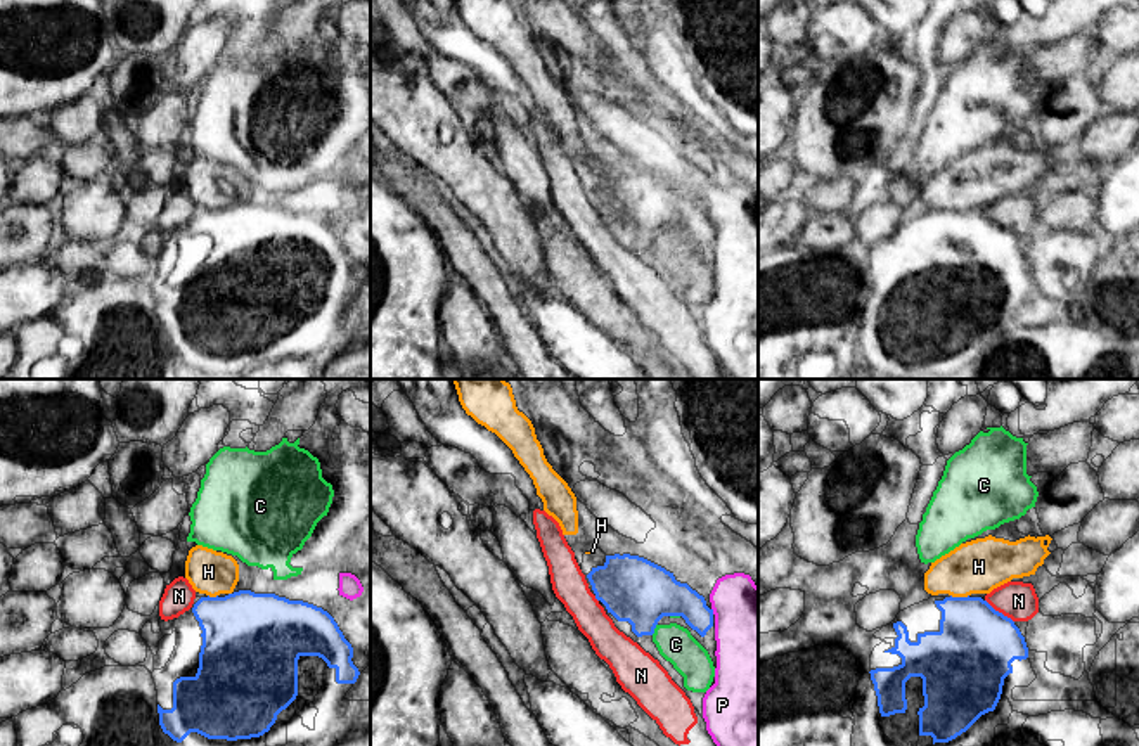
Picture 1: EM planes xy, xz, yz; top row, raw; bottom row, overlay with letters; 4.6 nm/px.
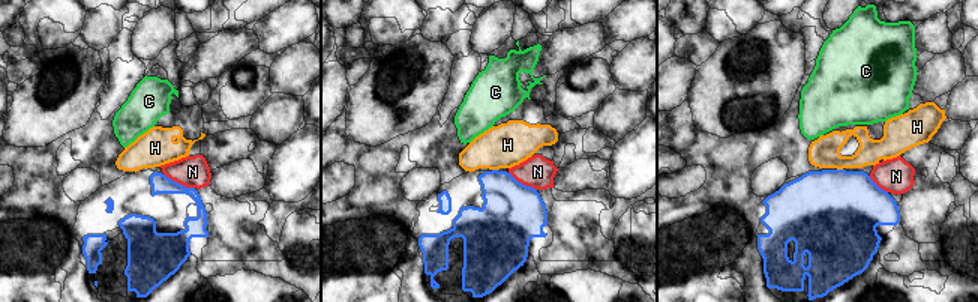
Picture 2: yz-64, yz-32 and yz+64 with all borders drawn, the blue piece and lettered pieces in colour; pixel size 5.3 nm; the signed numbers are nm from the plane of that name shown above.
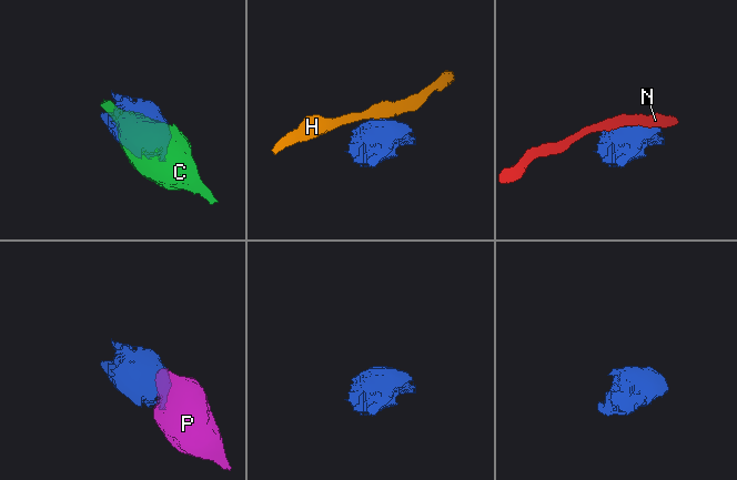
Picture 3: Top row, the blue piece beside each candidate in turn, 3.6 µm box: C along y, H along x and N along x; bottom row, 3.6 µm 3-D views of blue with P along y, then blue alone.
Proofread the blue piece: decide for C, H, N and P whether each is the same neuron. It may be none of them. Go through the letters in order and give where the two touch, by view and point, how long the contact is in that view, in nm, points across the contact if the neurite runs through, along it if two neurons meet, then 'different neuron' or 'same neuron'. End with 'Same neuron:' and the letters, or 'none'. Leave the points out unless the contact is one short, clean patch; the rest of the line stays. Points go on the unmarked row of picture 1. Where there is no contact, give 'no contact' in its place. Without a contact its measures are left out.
C: meets blue in xz at (655, 239); contact 60 nm long; border along xz (656, 236), (651, 246); different neuron
H: meets blue in yz at (959, 210); contact 90 nm long; border along yz (951, 206), (968, 208); different neuron
N: meets blue in yz at (997, 224); contact 170 nm long; different neuron
P: meets blue in xz at (712, 224); contact 30 nm long; border along xz (712, 220), (714, 225); different neuron
Same neuron: none

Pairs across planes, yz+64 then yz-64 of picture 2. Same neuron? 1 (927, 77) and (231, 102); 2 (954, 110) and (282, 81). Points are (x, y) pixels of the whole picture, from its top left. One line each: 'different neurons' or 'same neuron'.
1: same neuron
2: different neurons

